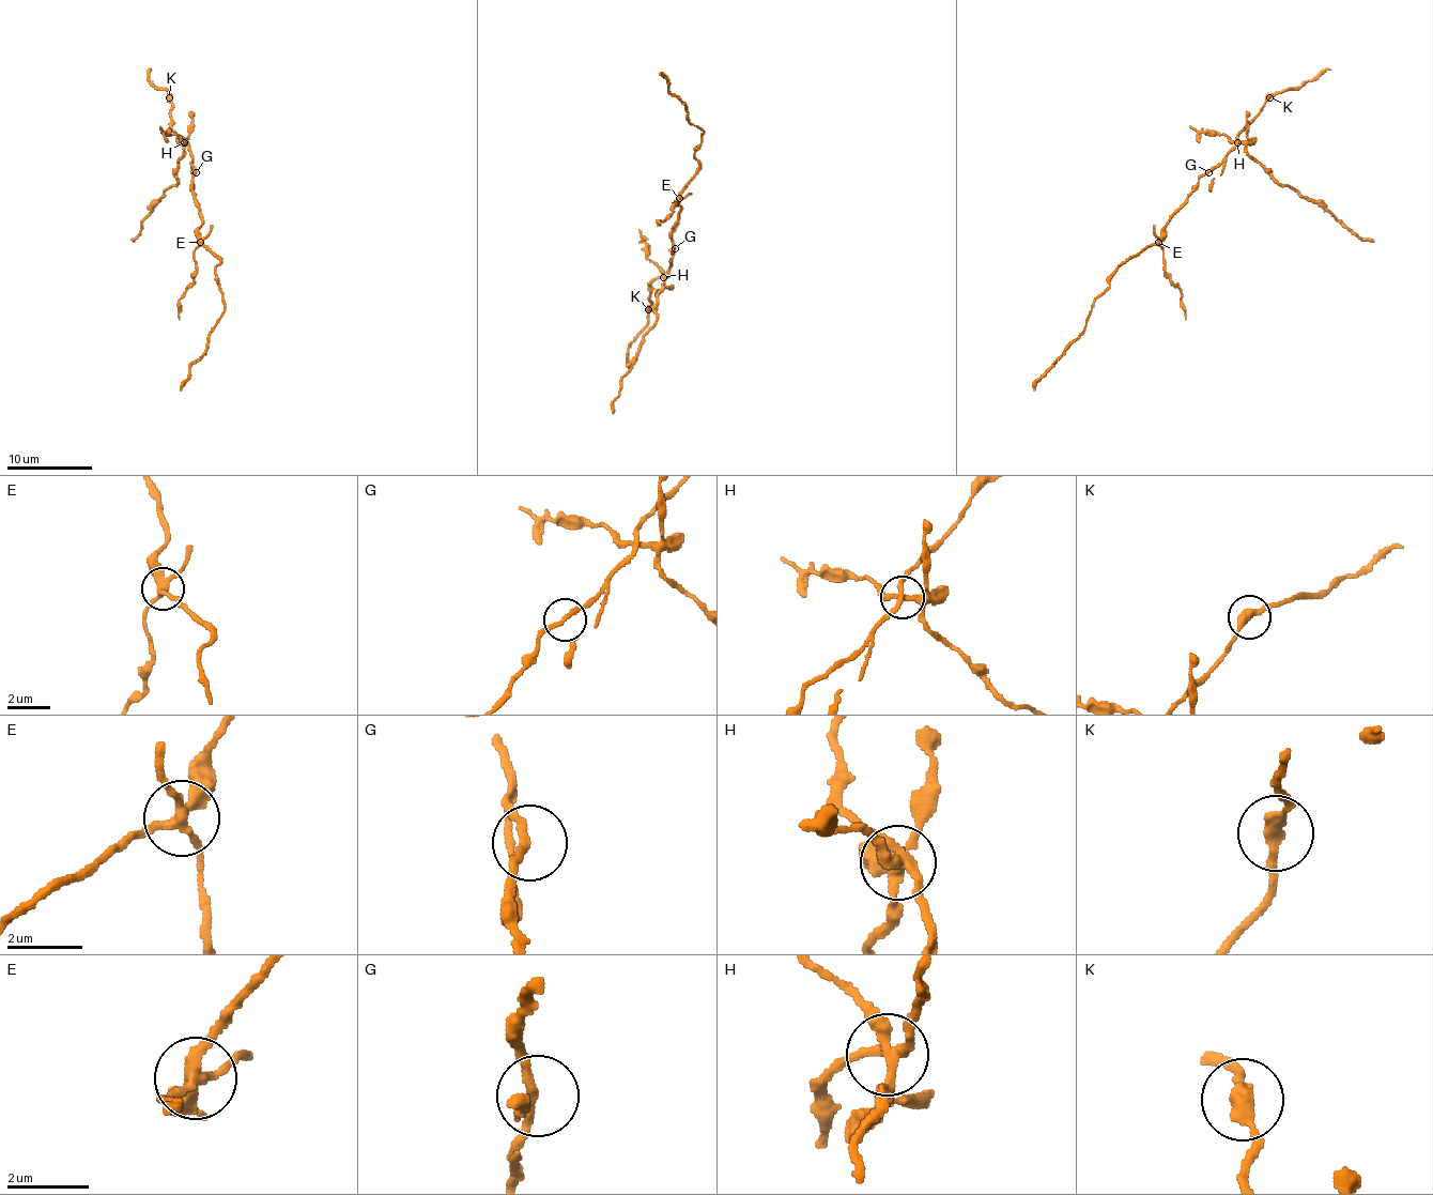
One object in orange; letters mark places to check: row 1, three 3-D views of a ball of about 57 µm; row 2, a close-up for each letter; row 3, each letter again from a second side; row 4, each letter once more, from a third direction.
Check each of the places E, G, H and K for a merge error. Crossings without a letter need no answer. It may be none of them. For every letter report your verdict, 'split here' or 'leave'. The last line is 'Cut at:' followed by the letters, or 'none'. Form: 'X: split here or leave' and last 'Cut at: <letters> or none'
E: split here
G: leave
H: split here
K: leave
Cut at: E, H

